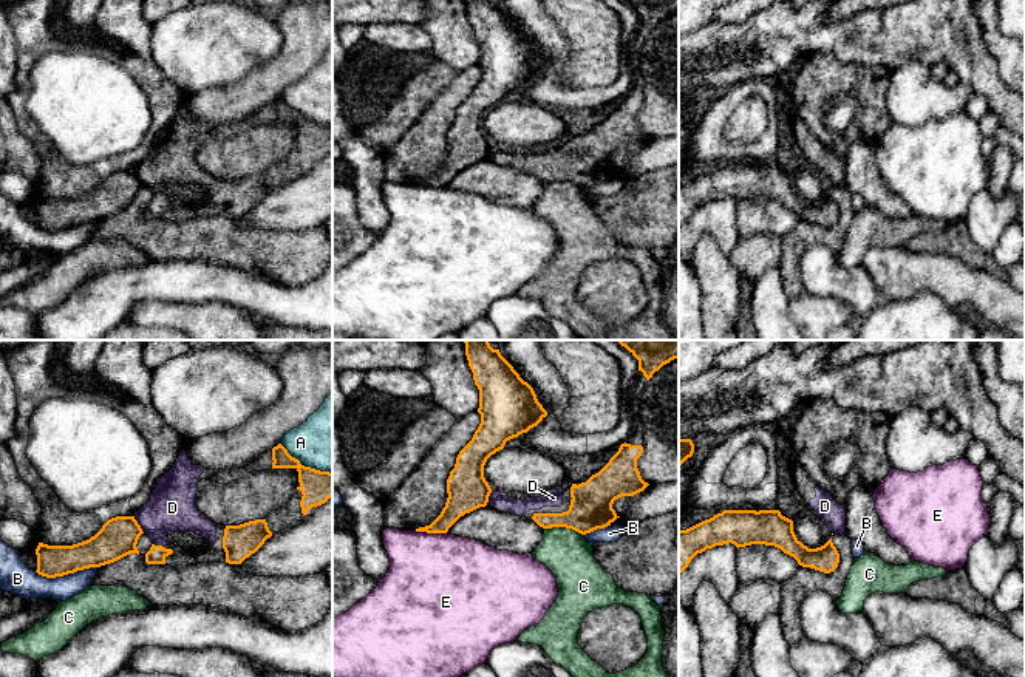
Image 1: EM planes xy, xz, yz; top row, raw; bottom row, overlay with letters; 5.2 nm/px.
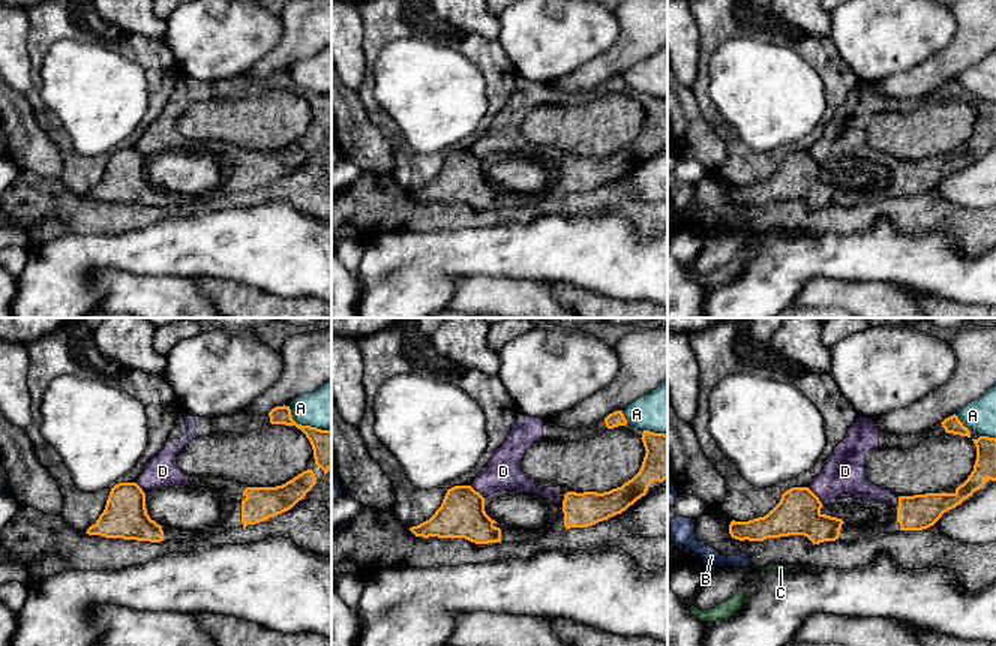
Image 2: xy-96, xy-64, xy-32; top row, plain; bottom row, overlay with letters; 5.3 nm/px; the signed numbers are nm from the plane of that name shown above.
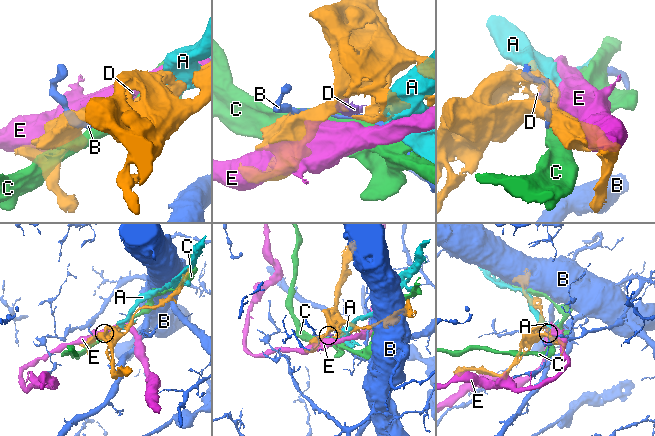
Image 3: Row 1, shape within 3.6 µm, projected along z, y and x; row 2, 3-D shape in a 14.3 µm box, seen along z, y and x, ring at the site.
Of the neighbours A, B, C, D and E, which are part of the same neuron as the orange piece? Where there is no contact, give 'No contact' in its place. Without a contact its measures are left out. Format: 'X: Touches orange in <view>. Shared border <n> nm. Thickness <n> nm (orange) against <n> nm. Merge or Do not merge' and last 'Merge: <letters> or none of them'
A: Touches orange in xy. Shared border 100 nm. Thickness 170 nm (orange) against 320 nm. Do not merge
B: Touches orange in xy. Shared border 340 nm. Thickness 180 nm (orange) against 150 nm. Do not merge
C: Touches orange in xz. Shared border 200 nm. Thickness 220 nm (orange) against 240 nm. Do not merge
D: Touches orange in xy. Shared border 110 nm. Thickness 200 nm (orange) against 240 nm. Merge
E: Touches orange in xz. Shared border 170 nm. Thickness 160 nm (orange) against 500 nm. Do not merge
Merge: D

